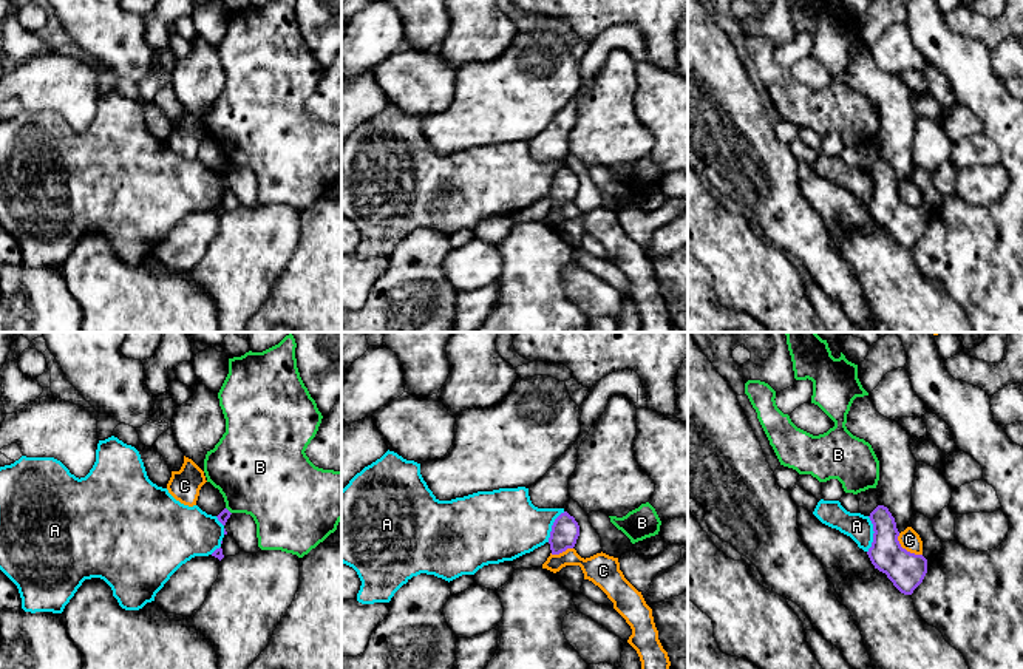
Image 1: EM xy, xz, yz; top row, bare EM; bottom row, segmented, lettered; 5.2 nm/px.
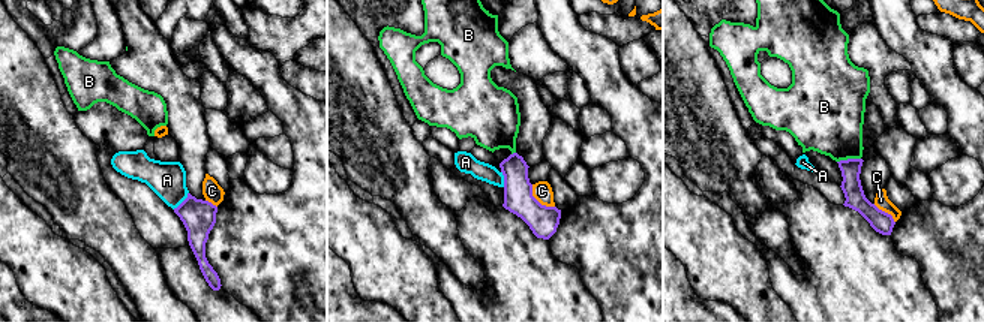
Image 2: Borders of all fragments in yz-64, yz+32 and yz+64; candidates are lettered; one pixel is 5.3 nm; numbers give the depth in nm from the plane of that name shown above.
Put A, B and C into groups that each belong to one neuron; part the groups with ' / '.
A / B / C

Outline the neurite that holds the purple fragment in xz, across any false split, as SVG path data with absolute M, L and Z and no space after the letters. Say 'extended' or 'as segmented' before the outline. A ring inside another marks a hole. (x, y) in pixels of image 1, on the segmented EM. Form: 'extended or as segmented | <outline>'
as segmented | M567 511L561 513L550 531L549 544L552 555L559 555L567 548L573 548L579 536L579 525Z

